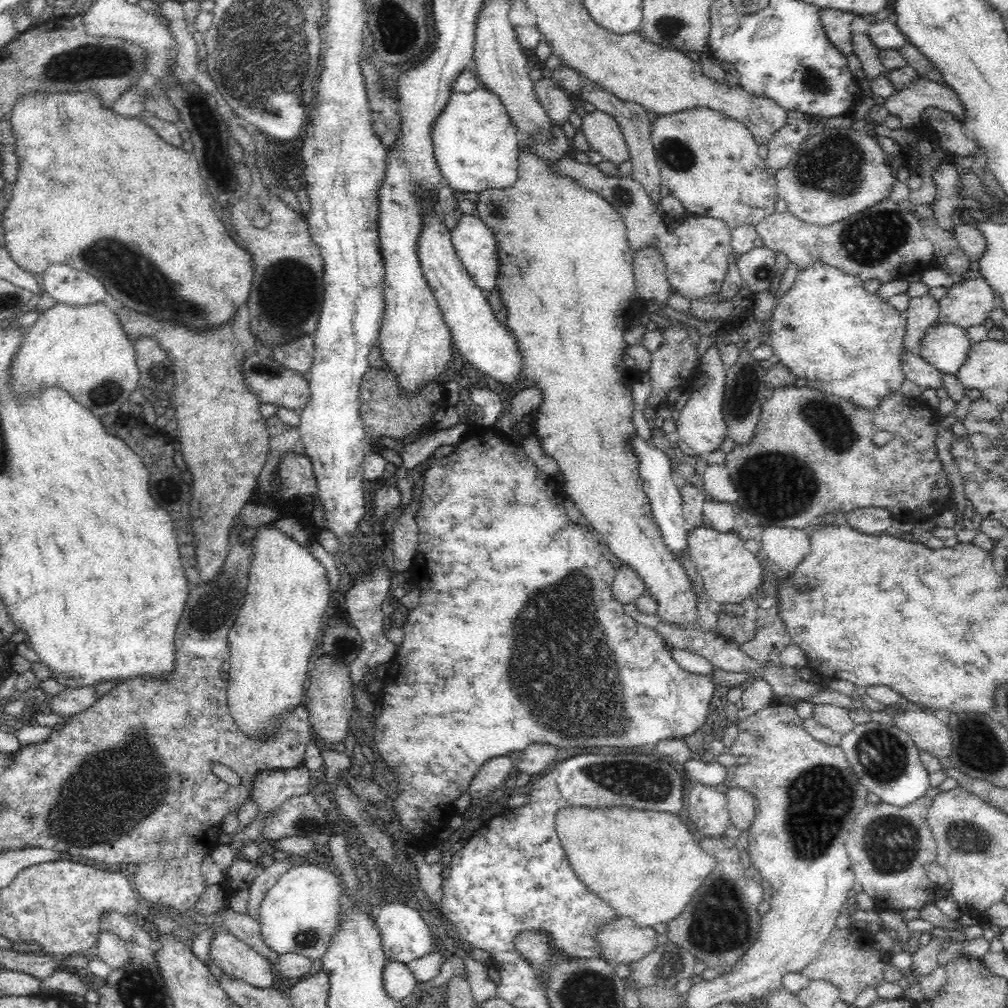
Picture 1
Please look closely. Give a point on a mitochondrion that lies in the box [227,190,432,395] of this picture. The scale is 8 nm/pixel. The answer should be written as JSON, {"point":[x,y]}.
{"point":[288,284]}

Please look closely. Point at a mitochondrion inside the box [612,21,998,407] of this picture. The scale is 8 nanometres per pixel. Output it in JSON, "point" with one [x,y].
{"point":[836,165]}

